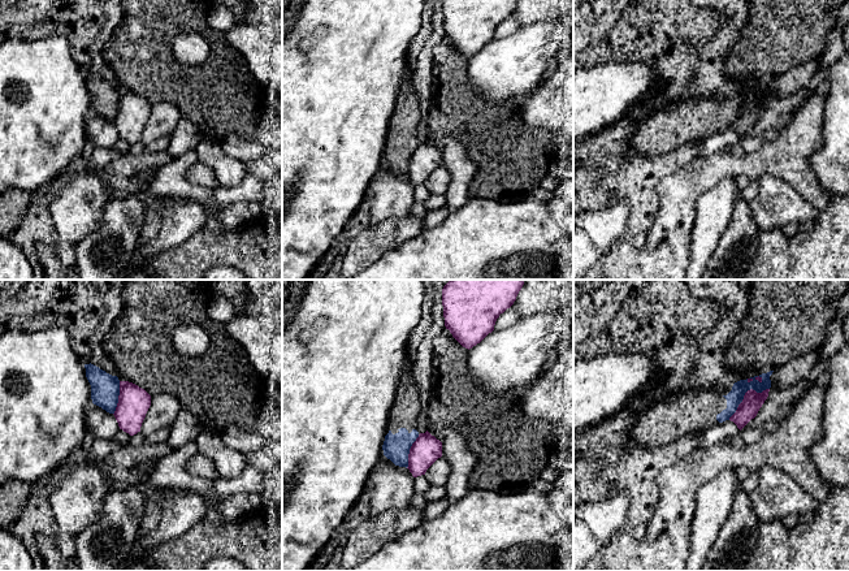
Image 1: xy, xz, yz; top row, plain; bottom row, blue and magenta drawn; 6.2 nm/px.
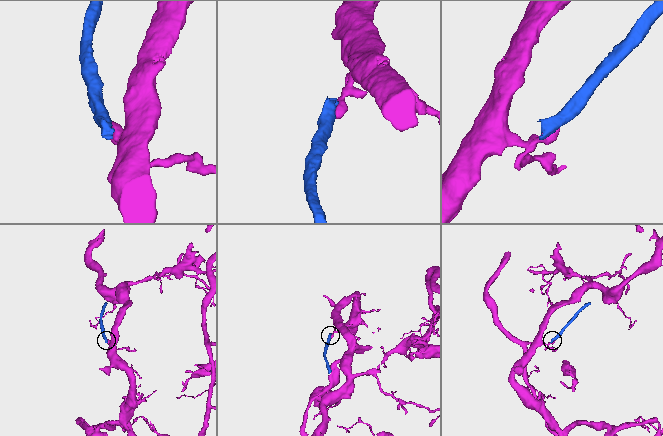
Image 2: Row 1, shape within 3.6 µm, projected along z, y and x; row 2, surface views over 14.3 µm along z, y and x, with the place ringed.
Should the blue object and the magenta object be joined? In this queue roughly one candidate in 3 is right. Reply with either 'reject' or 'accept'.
reject

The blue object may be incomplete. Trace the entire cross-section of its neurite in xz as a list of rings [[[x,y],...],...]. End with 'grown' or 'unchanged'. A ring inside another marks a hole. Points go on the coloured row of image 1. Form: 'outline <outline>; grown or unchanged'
outline [[[408,363],[395,390],[382,445],[384,455],[395,466],[408,467],[410,449],[419,437],[416,419],[420,410],[421,403],[415,373],[412,363]]]; grown

